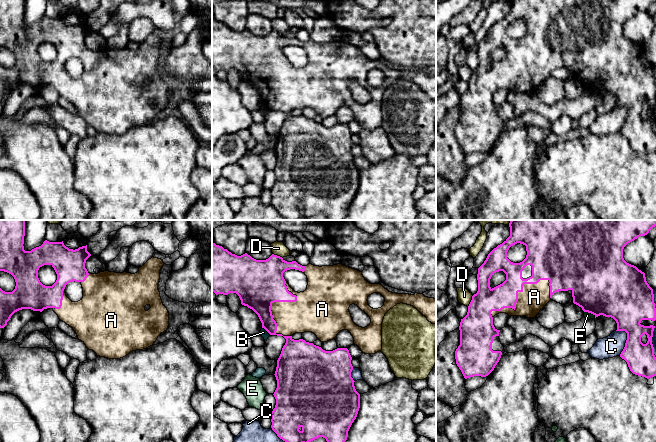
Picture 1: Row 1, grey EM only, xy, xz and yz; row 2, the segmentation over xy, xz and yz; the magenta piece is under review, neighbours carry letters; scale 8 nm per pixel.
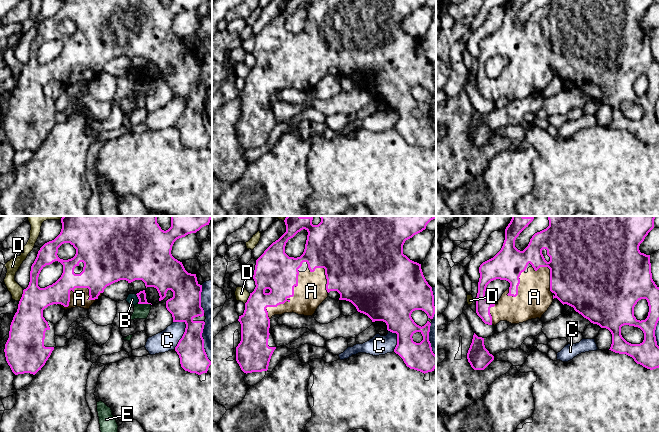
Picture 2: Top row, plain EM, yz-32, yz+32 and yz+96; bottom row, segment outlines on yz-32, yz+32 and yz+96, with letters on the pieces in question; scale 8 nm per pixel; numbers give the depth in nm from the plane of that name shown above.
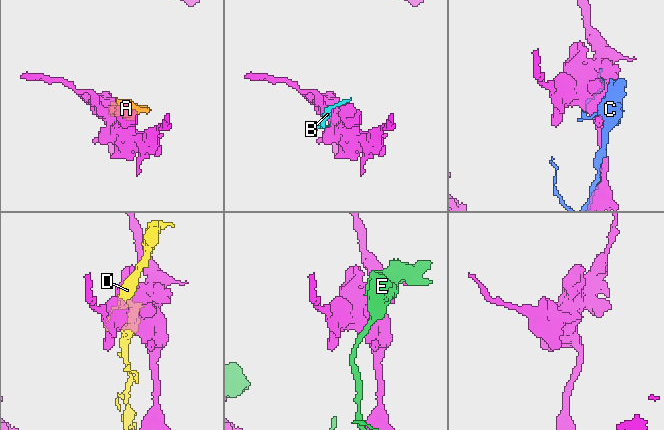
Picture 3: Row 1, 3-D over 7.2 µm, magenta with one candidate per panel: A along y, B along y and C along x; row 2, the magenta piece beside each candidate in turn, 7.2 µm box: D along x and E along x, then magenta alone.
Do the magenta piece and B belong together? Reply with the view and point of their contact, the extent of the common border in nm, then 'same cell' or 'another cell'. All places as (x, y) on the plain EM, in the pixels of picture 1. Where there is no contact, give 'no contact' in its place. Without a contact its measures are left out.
contact xz (266, 106); length 90 nm; another cell

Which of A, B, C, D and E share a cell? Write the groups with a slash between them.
A / B / C / D / E

